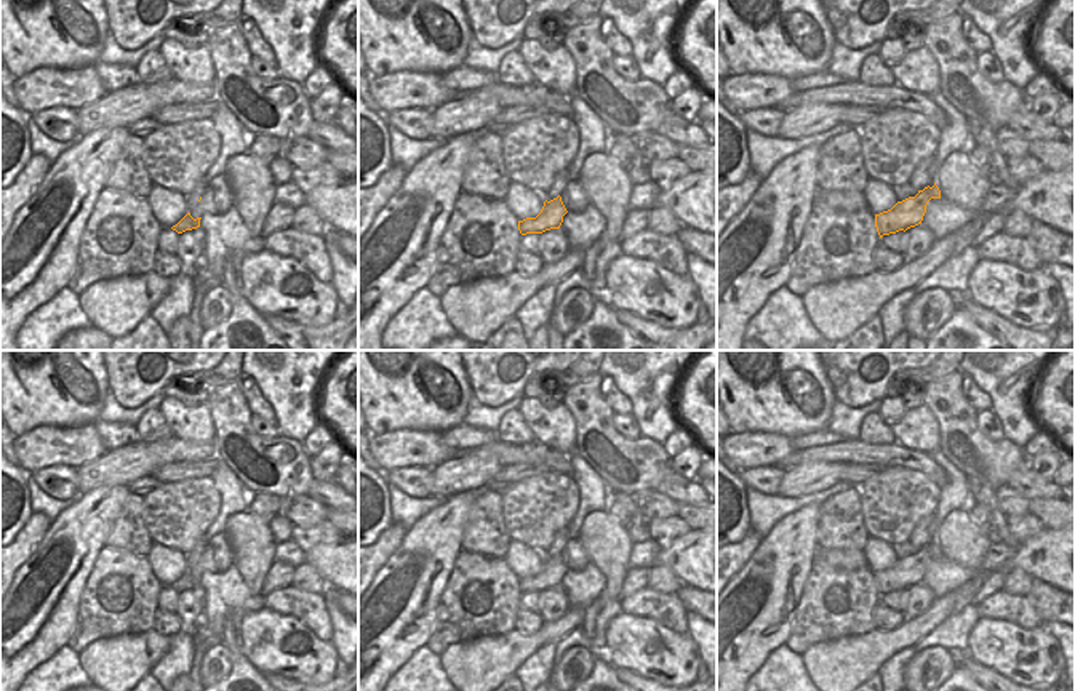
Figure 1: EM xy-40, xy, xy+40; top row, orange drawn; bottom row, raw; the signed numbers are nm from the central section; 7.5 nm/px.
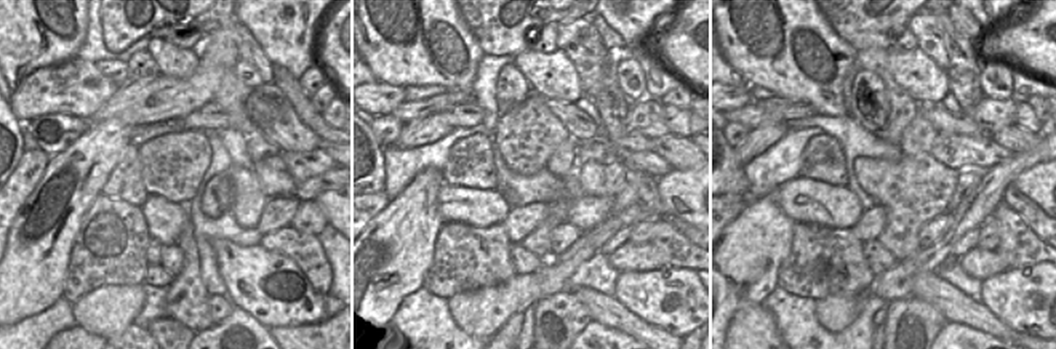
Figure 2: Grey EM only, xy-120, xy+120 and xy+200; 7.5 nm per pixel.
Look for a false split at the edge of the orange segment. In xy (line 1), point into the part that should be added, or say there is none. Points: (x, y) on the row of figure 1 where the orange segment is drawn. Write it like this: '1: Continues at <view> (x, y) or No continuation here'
1: Continues at xy (575, 199)

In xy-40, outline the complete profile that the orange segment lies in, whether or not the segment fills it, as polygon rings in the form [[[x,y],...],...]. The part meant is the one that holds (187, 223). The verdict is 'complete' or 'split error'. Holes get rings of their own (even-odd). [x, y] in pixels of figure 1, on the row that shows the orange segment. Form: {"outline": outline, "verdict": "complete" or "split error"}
{"outline": [[[224,173],[213,178],[198,200],[198,205],[190,210],[176,226],[171,229],[178,234],[200,227],[200,219],[205,213],[221,216],[235,205],[232,187]]], "verdict": "split error"}

